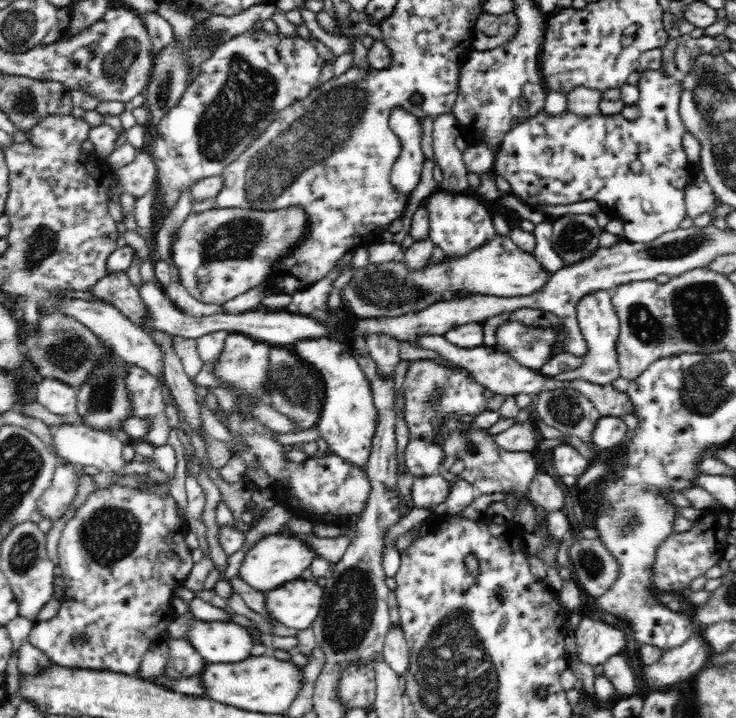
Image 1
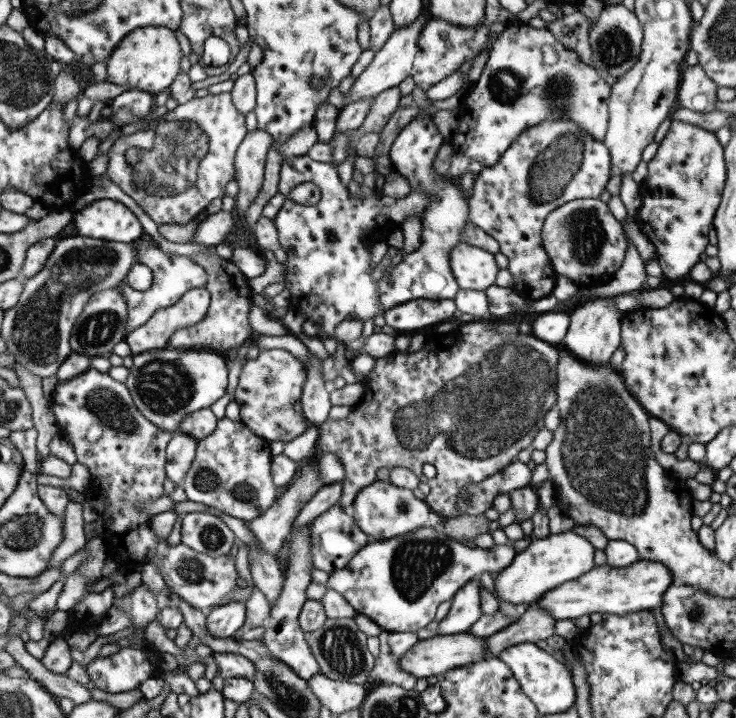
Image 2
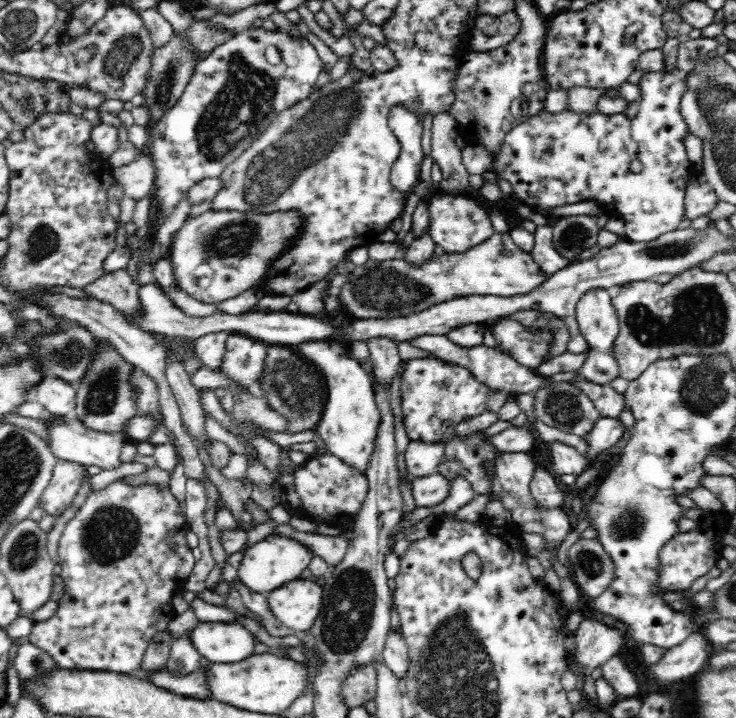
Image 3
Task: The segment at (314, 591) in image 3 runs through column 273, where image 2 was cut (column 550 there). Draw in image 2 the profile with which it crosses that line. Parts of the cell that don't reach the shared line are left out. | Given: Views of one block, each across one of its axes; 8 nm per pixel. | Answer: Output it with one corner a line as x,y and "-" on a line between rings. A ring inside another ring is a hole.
639,559
633,562
633,564
623,568
613,568
603,563
602,565
597,565
589,569
580,577
564,582
553,590
547,590
547,592
541,594
535,602
529,603
537,603
541,609
545,609
545,611
553,617
553,620
568,619
573,621
578,616
585,616
585,614
588,615
591,614
591,612
624,615
640,610
653,610
653,619
656,622
659,634
659,632
664,632
663,626
665,626
660,612
661,594
667,590
669,585
671,585
671,573
669,573
669,569
661,562

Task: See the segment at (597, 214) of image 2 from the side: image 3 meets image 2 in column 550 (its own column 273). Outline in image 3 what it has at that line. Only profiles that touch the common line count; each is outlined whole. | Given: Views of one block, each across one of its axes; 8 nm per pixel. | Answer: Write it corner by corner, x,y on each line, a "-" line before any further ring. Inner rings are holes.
209,209
197,216
189,215
174,233
169,256
176,270
176,282
192,298
204,304
217,304
234,298
264,282
272,263
301,237
305,216
299,210
278,210
278,212
254,212
253,210

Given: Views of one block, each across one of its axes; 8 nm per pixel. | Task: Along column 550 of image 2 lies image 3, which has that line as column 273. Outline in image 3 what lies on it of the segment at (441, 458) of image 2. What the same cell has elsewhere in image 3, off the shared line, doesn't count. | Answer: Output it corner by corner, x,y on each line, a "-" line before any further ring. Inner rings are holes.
270,345
263,397
290,423
290,433
316,429
326,400
326,382
321,371
288,345

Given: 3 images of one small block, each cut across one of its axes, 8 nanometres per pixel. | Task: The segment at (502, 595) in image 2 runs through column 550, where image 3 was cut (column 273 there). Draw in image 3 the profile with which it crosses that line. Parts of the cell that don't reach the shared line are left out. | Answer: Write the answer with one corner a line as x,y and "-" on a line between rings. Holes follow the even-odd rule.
273,533
245,551
237,577
250,590
266,595
287,582
300,578
300,574
308,568
314,555
315,552
298,542
298,539

